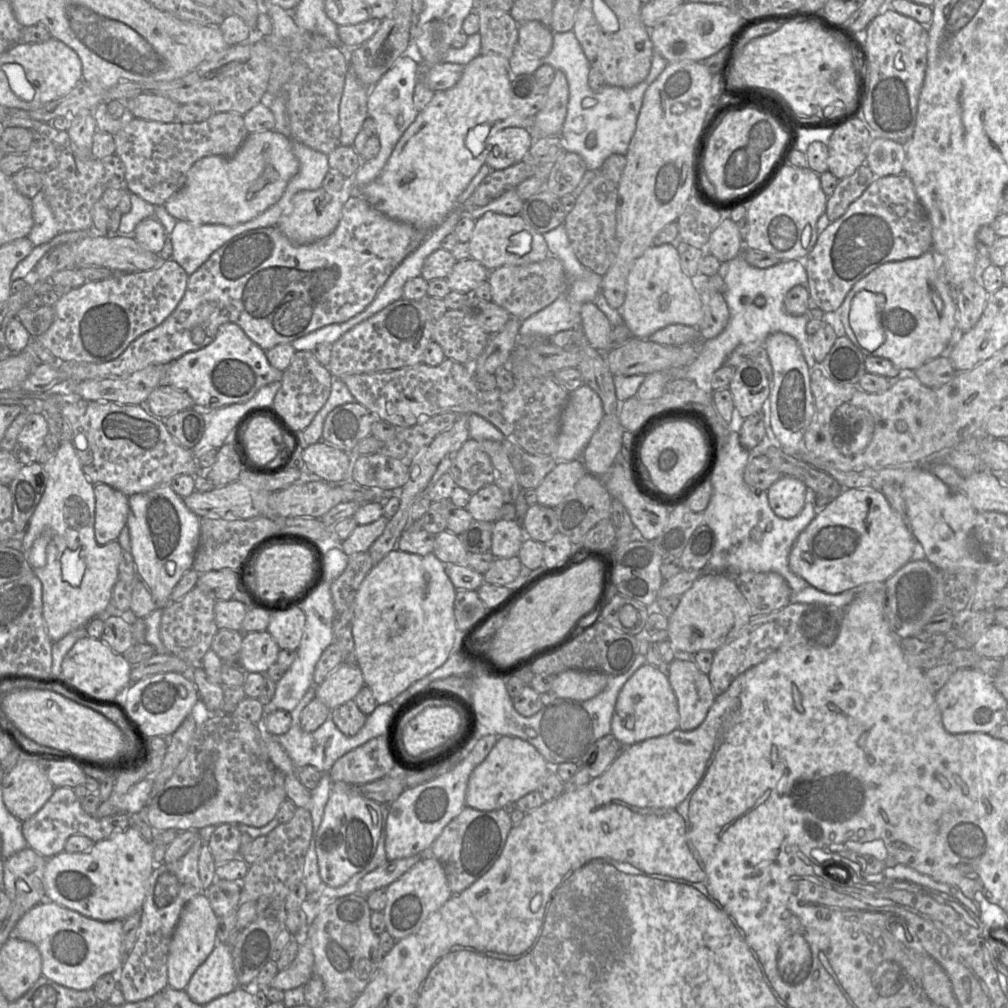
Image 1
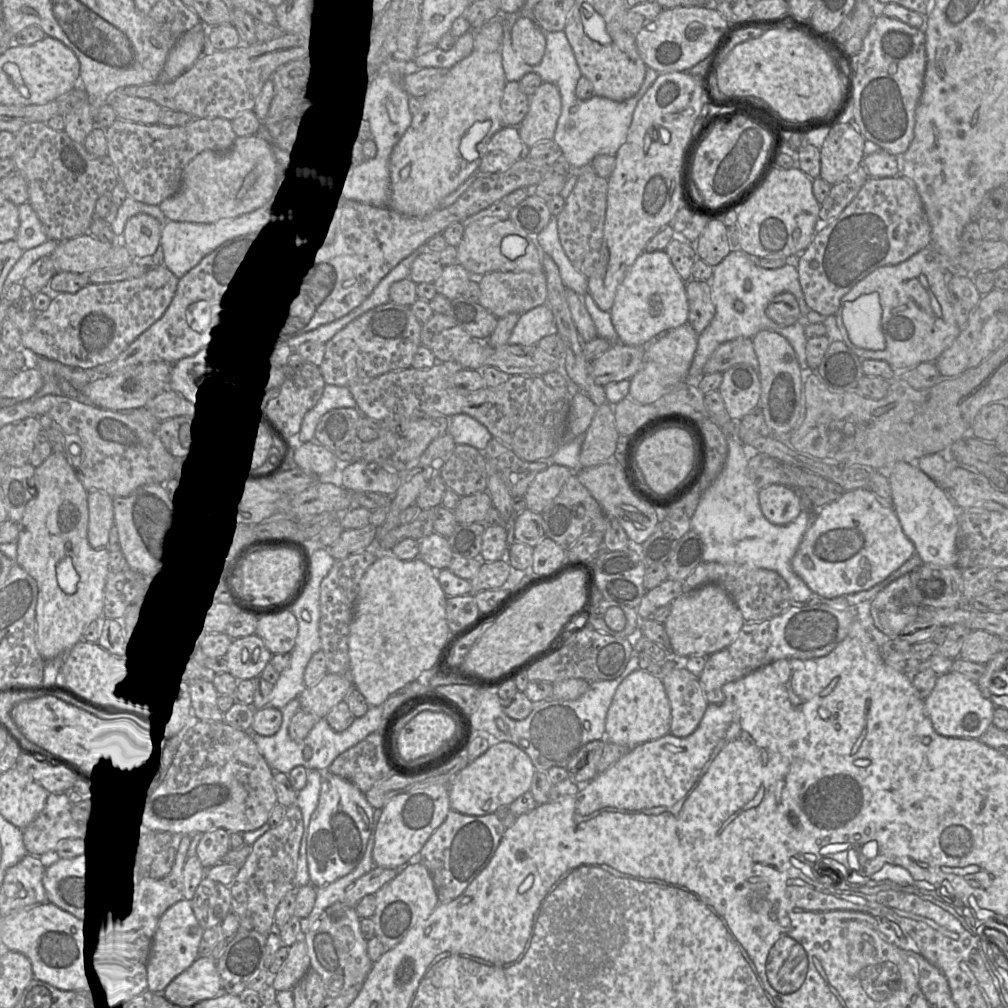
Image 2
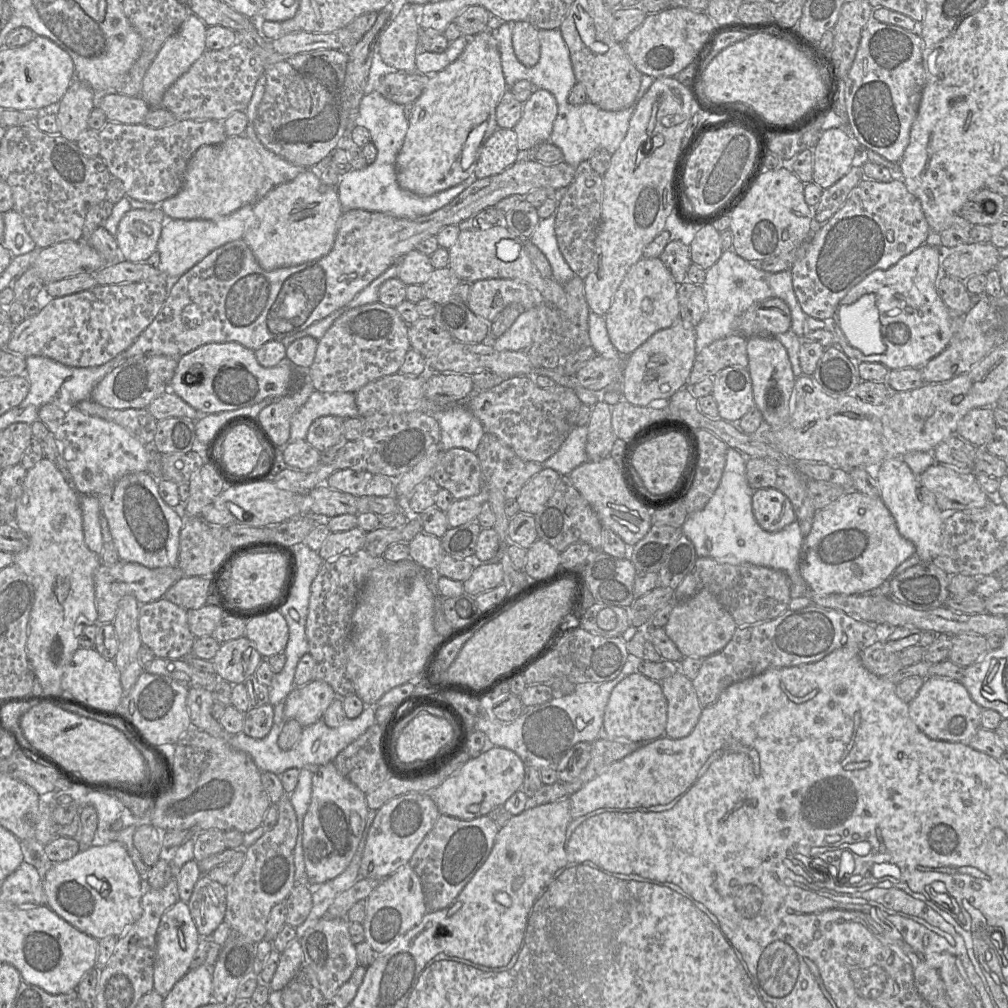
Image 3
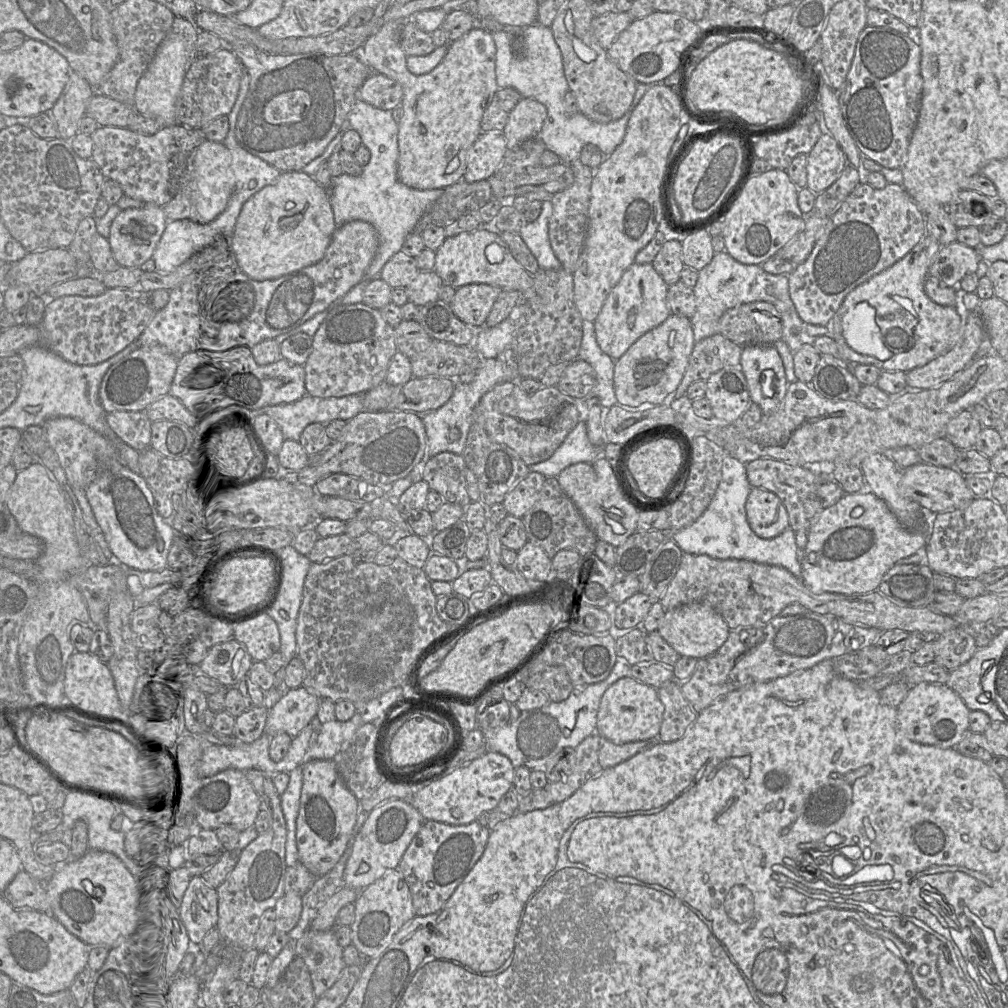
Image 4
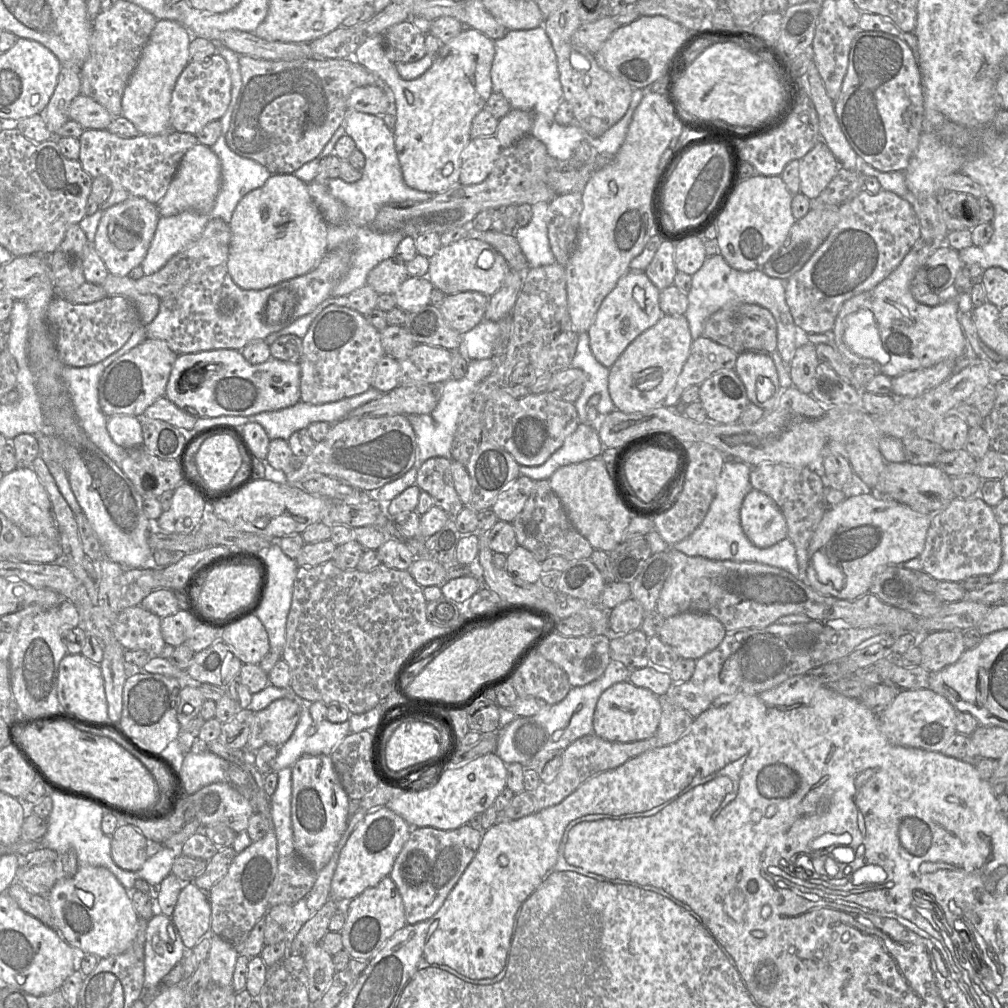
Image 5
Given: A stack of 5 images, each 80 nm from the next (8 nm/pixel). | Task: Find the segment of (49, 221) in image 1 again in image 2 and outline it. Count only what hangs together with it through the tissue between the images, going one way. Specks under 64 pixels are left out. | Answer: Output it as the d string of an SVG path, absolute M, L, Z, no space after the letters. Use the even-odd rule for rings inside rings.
M25 202L19 205L18 210L20 224L14 240L19 247L25 251L46 242L48 237L30 203Z

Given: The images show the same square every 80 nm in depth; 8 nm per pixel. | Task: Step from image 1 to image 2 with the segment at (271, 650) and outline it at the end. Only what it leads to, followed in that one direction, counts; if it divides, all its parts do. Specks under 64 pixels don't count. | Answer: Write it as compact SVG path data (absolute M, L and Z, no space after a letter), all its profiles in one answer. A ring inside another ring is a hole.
M253 634L234 639L223 658L227 672L238 680L245 680L259 677L272 655L263 640Z

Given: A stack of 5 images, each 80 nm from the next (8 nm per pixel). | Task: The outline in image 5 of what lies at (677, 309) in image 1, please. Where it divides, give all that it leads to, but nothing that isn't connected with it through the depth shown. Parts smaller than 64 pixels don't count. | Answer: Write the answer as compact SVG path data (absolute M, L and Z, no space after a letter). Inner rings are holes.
M628 270L603 299L587 330L590 349L602 365L610 368L626 347L642 332L653 326L663 315L659 307L660 290L644 271Z

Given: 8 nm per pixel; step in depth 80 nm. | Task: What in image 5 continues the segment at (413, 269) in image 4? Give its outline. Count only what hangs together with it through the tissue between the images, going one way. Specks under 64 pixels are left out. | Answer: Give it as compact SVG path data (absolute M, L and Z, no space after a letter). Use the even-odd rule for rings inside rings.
M394 255L369 272L366 285L371 286L379 295L393 294L408 278L406 263Z

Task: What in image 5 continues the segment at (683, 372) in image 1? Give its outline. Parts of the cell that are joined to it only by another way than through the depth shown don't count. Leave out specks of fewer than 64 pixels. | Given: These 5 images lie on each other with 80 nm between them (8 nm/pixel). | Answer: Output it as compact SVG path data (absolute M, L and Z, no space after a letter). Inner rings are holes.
M718 252L706 258L699 270L691 275L691 288L686 294L688 308L684 313L693 340L703 333L707 318L728 304L751 303L768 309L777 326L777 351L784 364L790 365L796 350L796 324L785 299L785 281L770 277L762 269L740 271L727 264Z

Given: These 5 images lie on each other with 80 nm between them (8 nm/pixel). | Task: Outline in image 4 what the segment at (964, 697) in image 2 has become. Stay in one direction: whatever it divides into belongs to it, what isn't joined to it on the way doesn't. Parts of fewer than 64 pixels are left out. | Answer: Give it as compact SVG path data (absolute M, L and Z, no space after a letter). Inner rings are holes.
M922 682L911 686L906 698L897 706L897 723L911 741L939 748L954 747L969 731L970 710L959 695L942 683Z

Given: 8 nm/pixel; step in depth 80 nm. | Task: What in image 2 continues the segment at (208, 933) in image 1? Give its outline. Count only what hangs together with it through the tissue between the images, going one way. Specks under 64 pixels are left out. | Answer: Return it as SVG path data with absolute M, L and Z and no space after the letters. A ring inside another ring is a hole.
M182 899L161 917L154 957L154 972L149 976L151 992L164 992L168 985L199 958L199 946L205 929L199 924L191 900Z

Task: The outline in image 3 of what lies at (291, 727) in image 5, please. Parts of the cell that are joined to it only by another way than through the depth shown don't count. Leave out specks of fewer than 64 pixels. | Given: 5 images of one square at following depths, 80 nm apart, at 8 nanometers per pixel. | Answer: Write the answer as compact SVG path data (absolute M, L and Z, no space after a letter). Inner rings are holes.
M312 680L301 687L295 687L283 701L283 712L286 720L295 719L305 728L318 720L322 716L329 705L337 697L332 687L322 680Z

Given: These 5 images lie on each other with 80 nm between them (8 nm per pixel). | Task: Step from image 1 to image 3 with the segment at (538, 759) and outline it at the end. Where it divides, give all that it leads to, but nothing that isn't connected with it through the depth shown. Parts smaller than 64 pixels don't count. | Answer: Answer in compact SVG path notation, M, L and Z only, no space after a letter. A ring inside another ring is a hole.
M492 747L473 757L440 786L425 792L436 804L441 815L460 820L472 820L488 813L504 803L520 790L525 776L526 765L512 750Z

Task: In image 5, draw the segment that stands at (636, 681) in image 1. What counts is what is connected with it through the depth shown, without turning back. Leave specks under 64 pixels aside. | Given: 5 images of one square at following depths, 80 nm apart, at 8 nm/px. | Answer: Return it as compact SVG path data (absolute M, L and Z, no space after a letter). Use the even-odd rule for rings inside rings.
M629 680L607 688L599 697L593 716L593 733L611 742L636 742L653 737L662 714L659 697Z

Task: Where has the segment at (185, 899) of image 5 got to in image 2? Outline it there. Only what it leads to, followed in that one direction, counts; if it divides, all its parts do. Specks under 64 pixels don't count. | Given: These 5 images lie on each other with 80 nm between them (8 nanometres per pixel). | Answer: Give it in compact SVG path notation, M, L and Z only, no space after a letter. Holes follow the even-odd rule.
M206 875L201 880L191 900L199 924L204 929L221 925L231 910L230 888Z

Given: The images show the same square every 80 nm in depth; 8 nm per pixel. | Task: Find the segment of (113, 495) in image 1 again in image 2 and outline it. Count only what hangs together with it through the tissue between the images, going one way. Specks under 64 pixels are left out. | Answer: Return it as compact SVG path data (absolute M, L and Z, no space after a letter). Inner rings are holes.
M89 490L89 523L87 538L94 549L106 548L114 525L113 497L102 490Z

